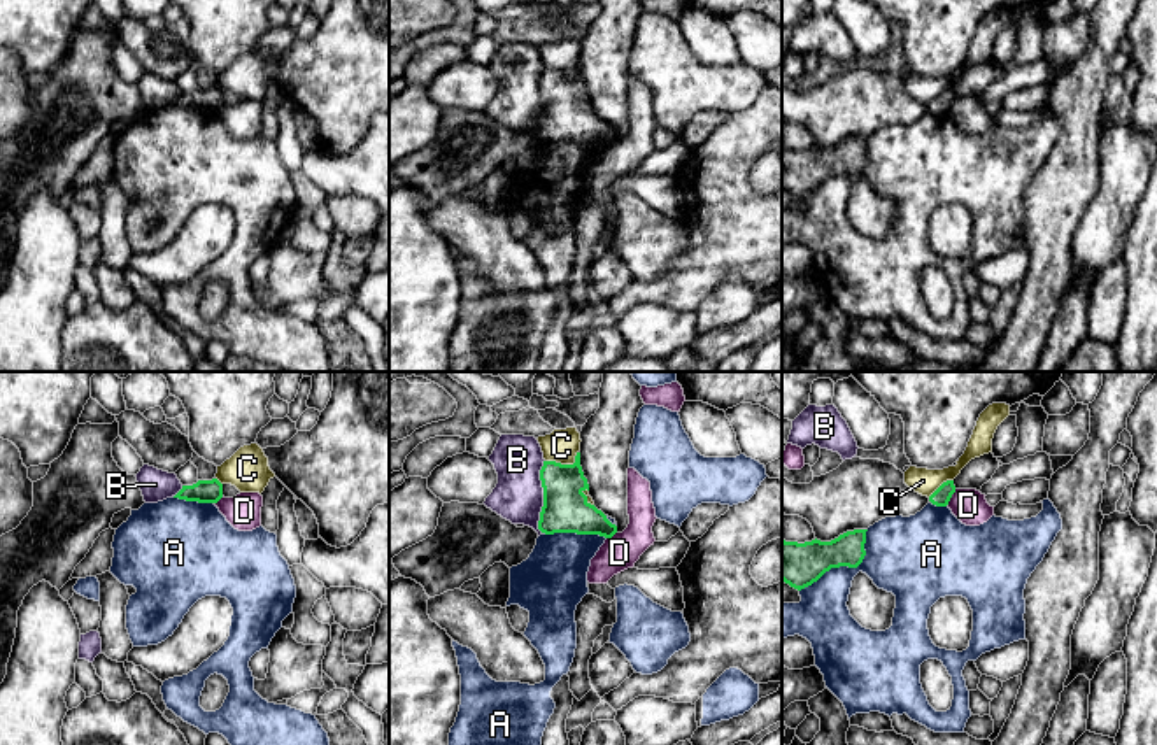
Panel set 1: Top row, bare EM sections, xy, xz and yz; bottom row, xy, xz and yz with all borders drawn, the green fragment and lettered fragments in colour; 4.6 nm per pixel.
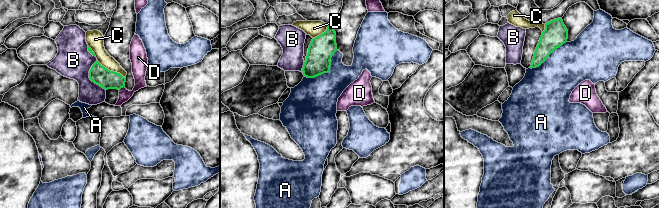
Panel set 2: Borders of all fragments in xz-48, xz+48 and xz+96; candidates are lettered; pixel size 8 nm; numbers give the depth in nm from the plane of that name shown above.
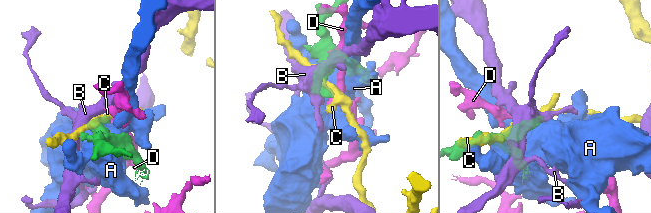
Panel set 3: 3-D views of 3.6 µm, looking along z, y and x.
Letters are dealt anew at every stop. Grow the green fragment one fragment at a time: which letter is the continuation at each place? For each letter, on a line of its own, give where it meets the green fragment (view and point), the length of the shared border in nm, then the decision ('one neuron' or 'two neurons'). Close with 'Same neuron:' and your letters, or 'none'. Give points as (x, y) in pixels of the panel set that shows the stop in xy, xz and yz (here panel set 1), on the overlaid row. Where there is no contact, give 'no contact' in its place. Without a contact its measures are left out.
A: meets green in yz at (845, 565); contact 420 nm long; two neurons
B: meets green in xz at (544, 496); contact 340 nm long; two neurons
C: meets green in xz at (565, 465); contact 160 nm long; two neurons
D: meets green in yz at (951, 496); contact 90 nm long; two neurons
Same neuron: none

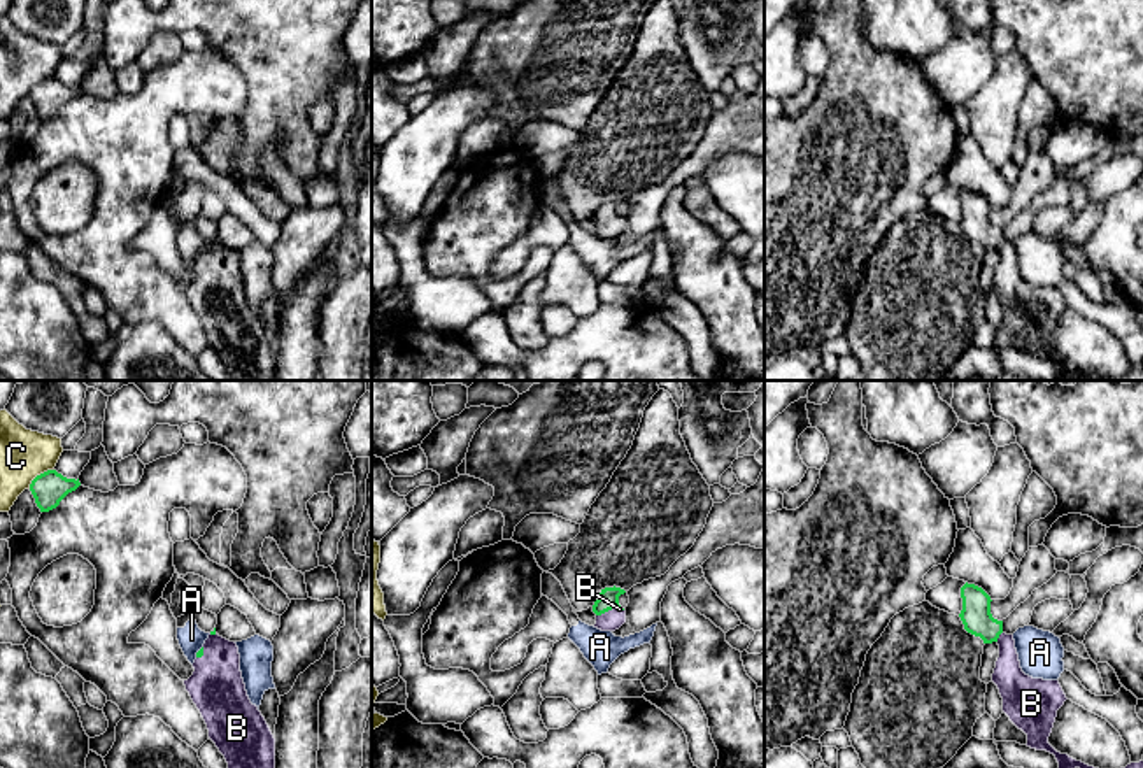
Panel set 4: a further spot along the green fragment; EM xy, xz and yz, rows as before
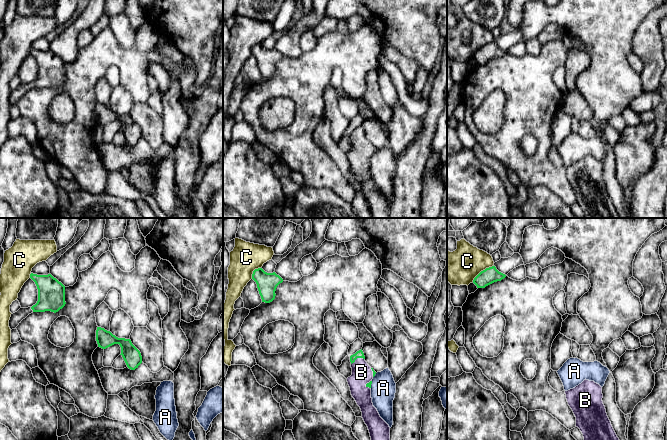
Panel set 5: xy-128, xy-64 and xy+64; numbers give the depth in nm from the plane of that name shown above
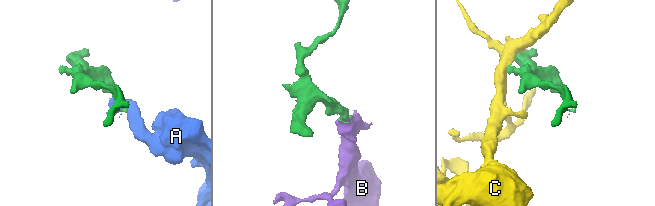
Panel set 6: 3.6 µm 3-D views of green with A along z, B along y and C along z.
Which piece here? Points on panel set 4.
A: meets green in xy at (198, 651); contact 70 nm long; two neurons
B: meets green in xz at (609, 609); contact 130 nm long; one neuron
C: meets green in xy at (41, 474); contact 150 nm long; two neurons
Same neuron: B

